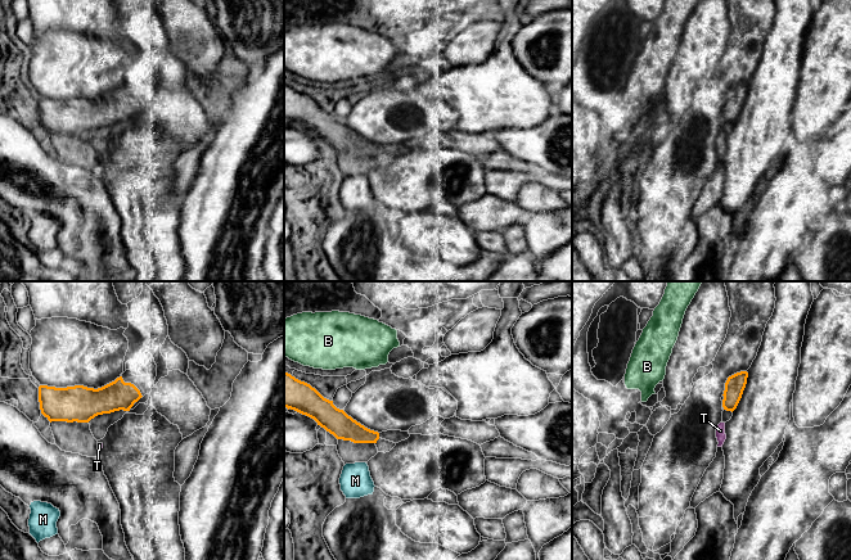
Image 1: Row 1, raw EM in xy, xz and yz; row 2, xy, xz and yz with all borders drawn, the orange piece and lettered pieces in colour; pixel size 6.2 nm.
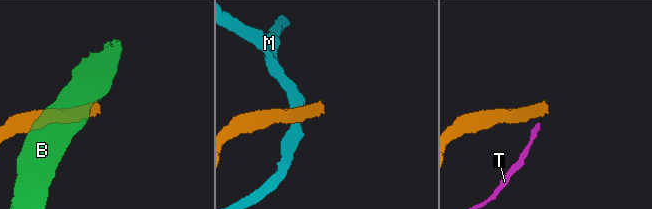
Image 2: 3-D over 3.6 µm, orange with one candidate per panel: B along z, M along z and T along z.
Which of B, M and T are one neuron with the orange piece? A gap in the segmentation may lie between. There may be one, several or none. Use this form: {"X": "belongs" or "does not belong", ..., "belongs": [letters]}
{"B": "does not belong", "M": "does not belong", "T": "does not belong", "belongs": []}

